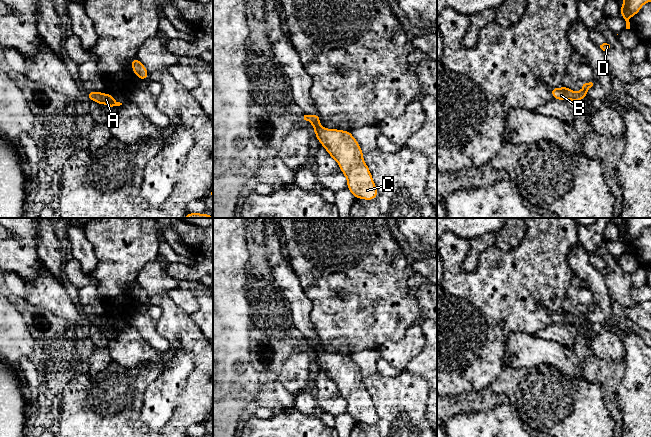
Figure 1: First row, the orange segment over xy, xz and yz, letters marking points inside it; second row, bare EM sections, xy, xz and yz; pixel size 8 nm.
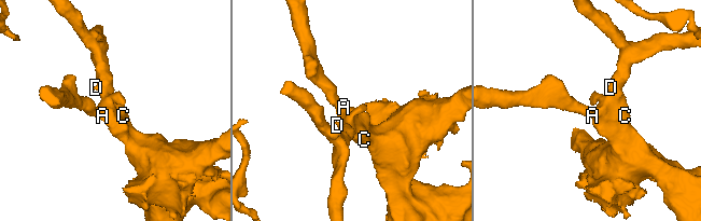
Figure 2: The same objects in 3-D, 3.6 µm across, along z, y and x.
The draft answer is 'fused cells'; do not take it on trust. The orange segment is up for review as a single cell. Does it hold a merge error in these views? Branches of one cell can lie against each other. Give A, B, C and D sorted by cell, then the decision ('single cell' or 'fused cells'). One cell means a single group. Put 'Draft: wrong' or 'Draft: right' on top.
Draft: wrong
A B C D; single cell

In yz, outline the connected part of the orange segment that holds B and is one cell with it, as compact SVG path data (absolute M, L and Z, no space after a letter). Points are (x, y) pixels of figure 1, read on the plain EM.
M592 306L585 307L579 316L573 316L570 312L564 309L562 312L553 311L550 316L554 323L572 324L573 326L580 326L584 321L588 320L588 313L593 310Z

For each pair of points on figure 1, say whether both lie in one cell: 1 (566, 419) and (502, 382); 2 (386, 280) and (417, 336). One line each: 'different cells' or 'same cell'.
1: same cell
2: different cells

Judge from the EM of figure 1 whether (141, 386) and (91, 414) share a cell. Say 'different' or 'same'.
same

